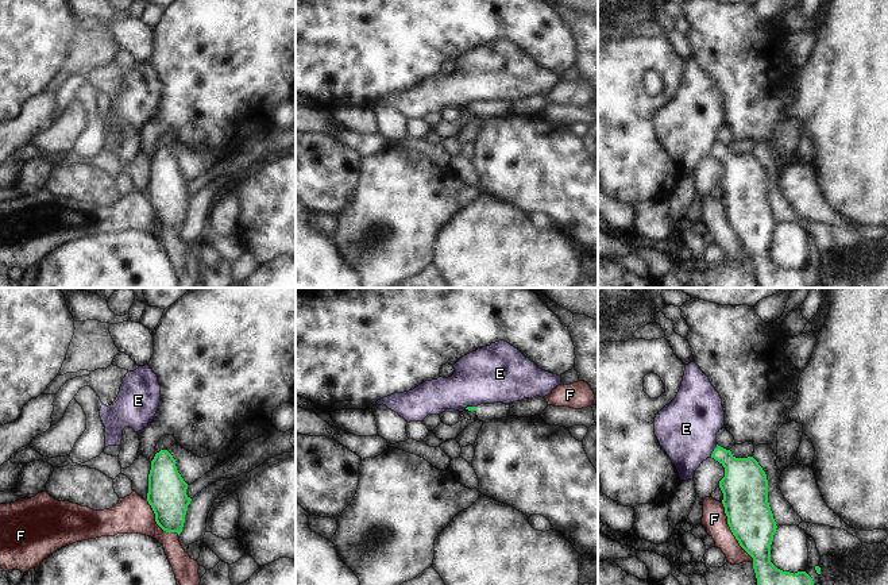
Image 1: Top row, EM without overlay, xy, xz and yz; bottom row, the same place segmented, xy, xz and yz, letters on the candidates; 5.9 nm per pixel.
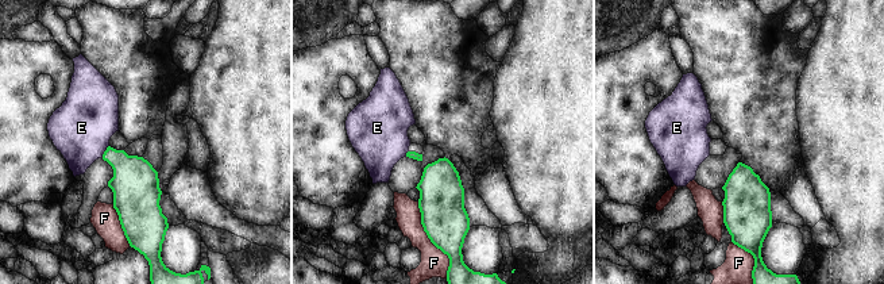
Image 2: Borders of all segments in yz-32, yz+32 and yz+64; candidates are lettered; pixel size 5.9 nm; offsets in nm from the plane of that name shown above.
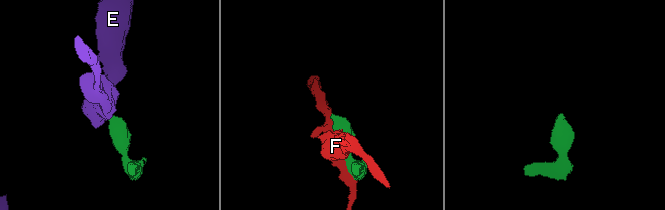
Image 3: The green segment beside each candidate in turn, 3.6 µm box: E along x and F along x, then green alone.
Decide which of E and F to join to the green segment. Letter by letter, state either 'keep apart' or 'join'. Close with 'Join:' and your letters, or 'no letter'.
E: keep apart
F: keep apart
Join: no letter

